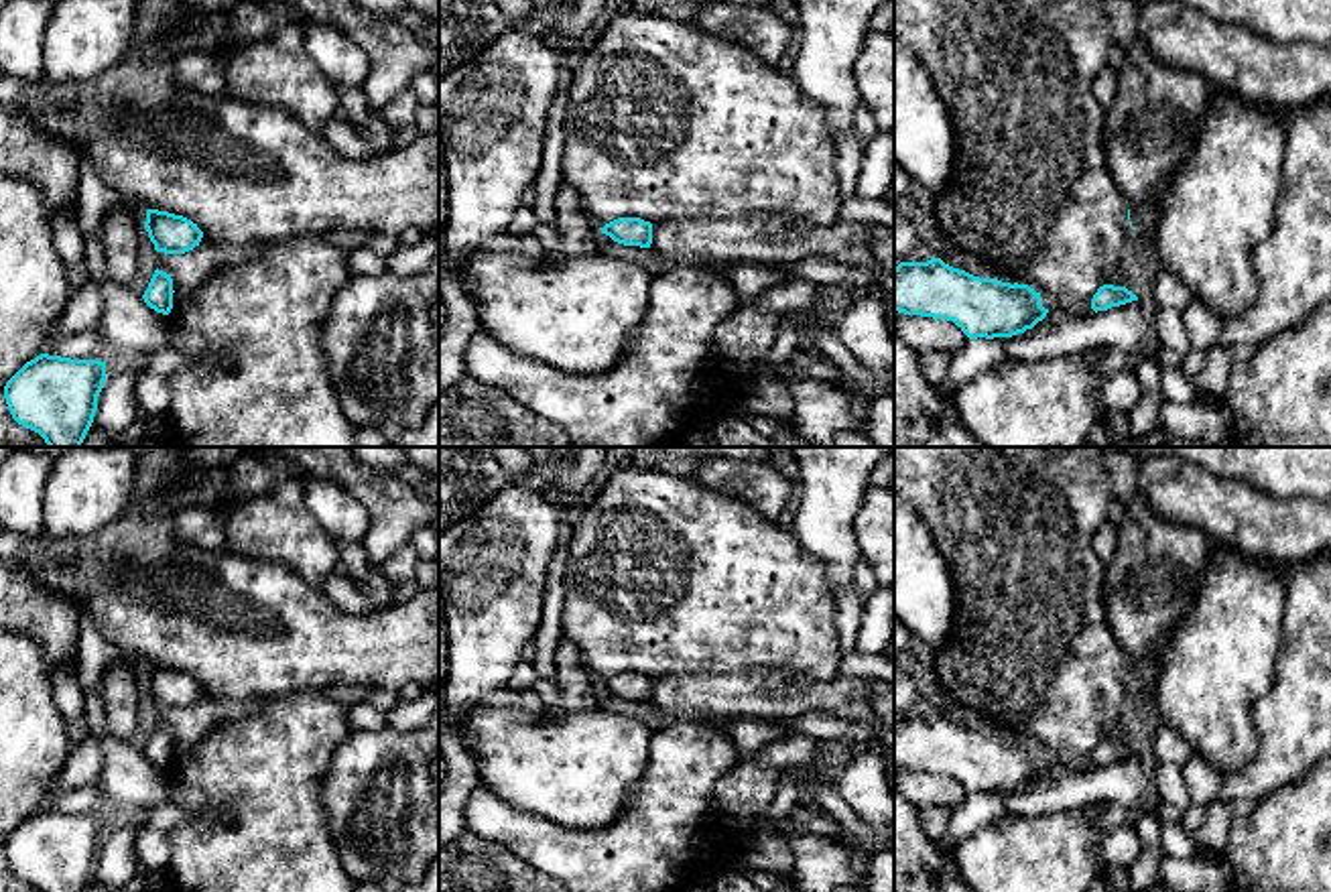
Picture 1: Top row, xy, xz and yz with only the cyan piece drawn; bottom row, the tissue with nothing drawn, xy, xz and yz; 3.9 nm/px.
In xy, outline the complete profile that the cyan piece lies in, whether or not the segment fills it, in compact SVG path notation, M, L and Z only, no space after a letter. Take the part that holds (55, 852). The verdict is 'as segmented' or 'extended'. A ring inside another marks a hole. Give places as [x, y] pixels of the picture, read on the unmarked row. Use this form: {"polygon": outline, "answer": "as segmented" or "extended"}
{"polygon": "M41 809L4 841L12 874L41 892L85 892L106 837L106 817Z", "answer": "as segmented"}

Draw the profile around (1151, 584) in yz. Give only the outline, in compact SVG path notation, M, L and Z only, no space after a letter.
M1140 492L1126 504L1116 555L1103 573L1103 610L1130 664L1144 660L1152 644L1193 608L1213 547L1203 530L1160 518Z

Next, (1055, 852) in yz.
M1099 803L1036 817L1008 815L961 839L957 868L973 892L1087 892L1105 872L1095 847L1107 833L1097 825Z

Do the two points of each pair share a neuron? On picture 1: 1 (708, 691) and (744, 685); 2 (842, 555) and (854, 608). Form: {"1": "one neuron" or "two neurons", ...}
{"1": "one neuron", "2": "two neurons"}

